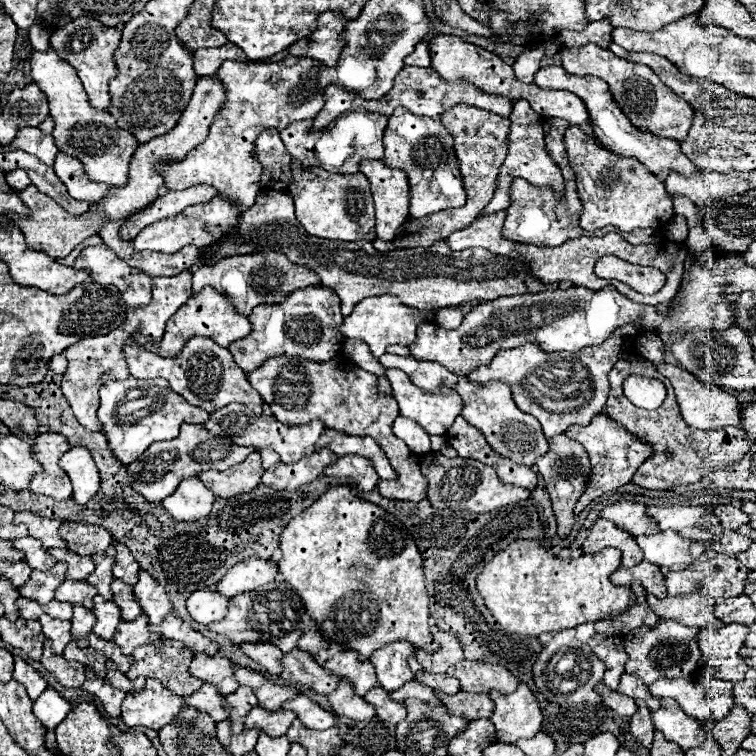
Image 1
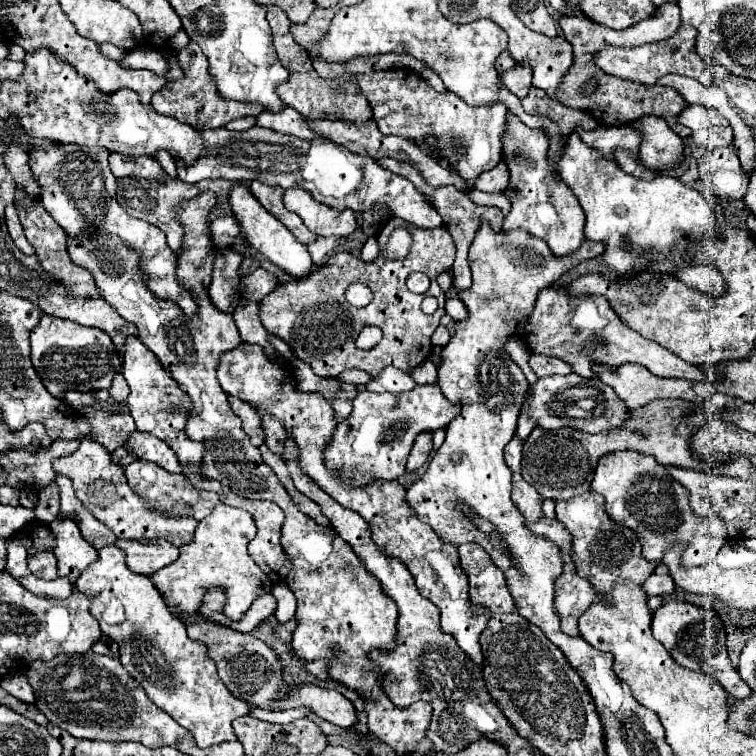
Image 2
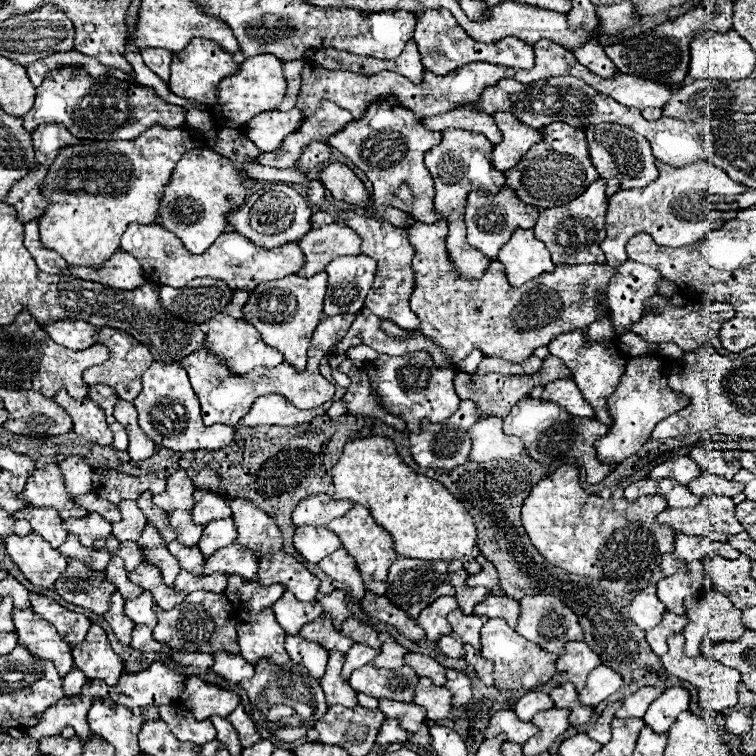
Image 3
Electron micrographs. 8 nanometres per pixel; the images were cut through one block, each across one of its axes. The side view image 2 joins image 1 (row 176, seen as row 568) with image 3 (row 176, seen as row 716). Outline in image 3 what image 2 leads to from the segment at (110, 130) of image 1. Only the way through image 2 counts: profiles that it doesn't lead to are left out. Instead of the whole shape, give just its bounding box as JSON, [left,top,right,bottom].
[160,148,246,254]

